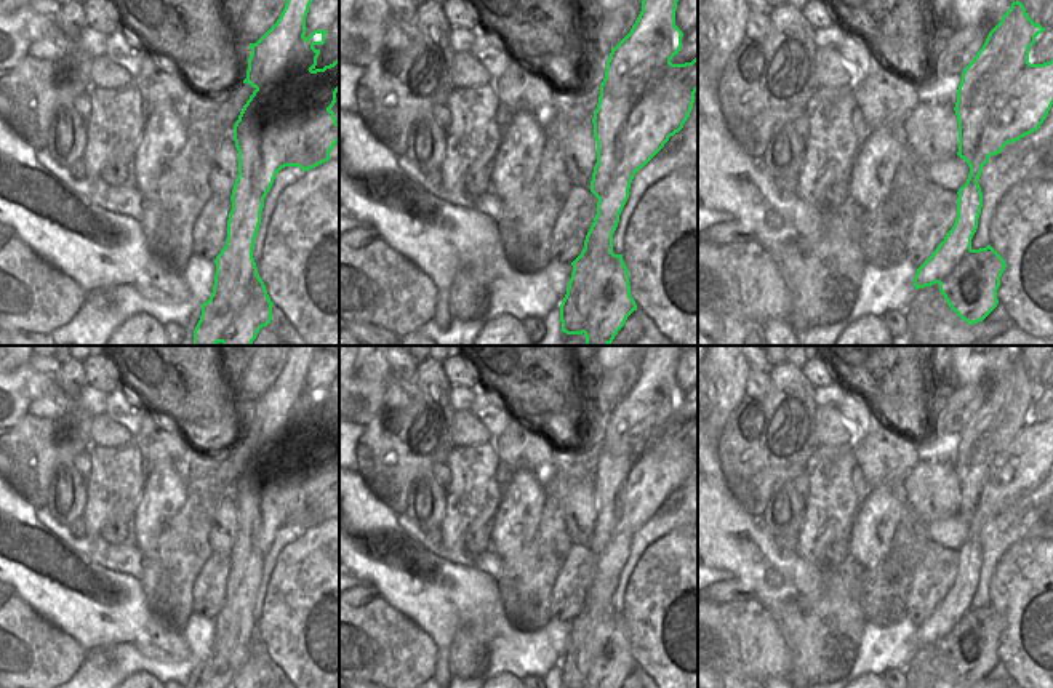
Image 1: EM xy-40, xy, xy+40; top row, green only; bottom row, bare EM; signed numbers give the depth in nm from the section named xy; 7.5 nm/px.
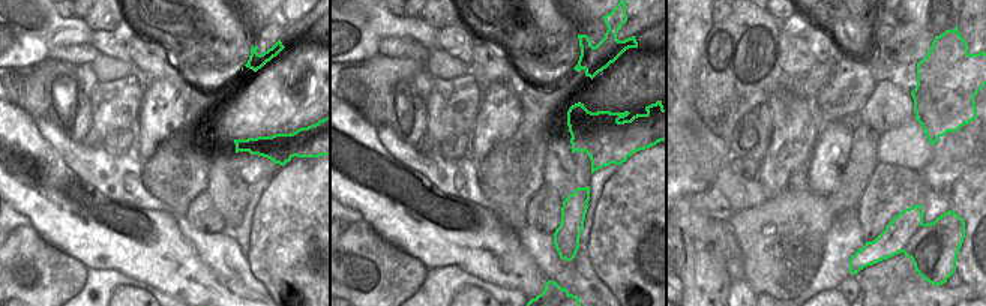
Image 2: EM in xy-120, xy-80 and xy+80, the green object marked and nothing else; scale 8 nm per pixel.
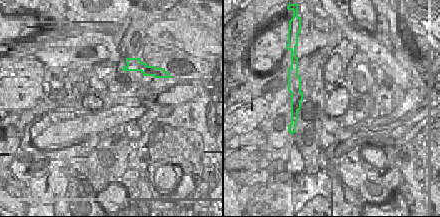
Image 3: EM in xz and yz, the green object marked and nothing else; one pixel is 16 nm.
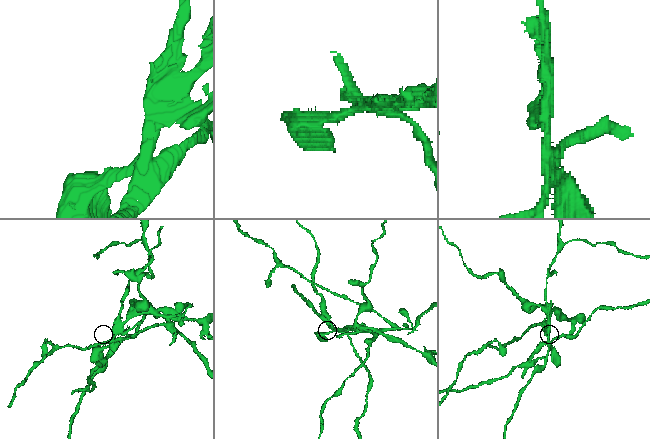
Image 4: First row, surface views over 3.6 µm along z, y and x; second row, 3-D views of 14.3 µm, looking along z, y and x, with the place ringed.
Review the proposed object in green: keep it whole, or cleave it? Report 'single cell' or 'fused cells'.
fused cells

